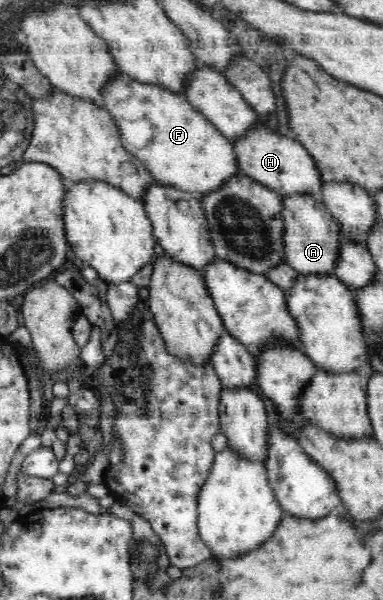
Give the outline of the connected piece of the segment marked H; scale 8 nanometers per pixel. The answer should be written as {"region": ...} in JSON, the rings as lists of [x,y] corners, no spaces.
{"region":[[[266,120],[258,123],[256,127],[250,127],[250,131],[247,131],[242,139],[235,140],[233,145],[240,173],[250,176],[281,196],[294,192],[321,196],[324,181],[321,179],[311,155],[307,153],[302,143],[286,139],[278,131],[274,131]]]}

